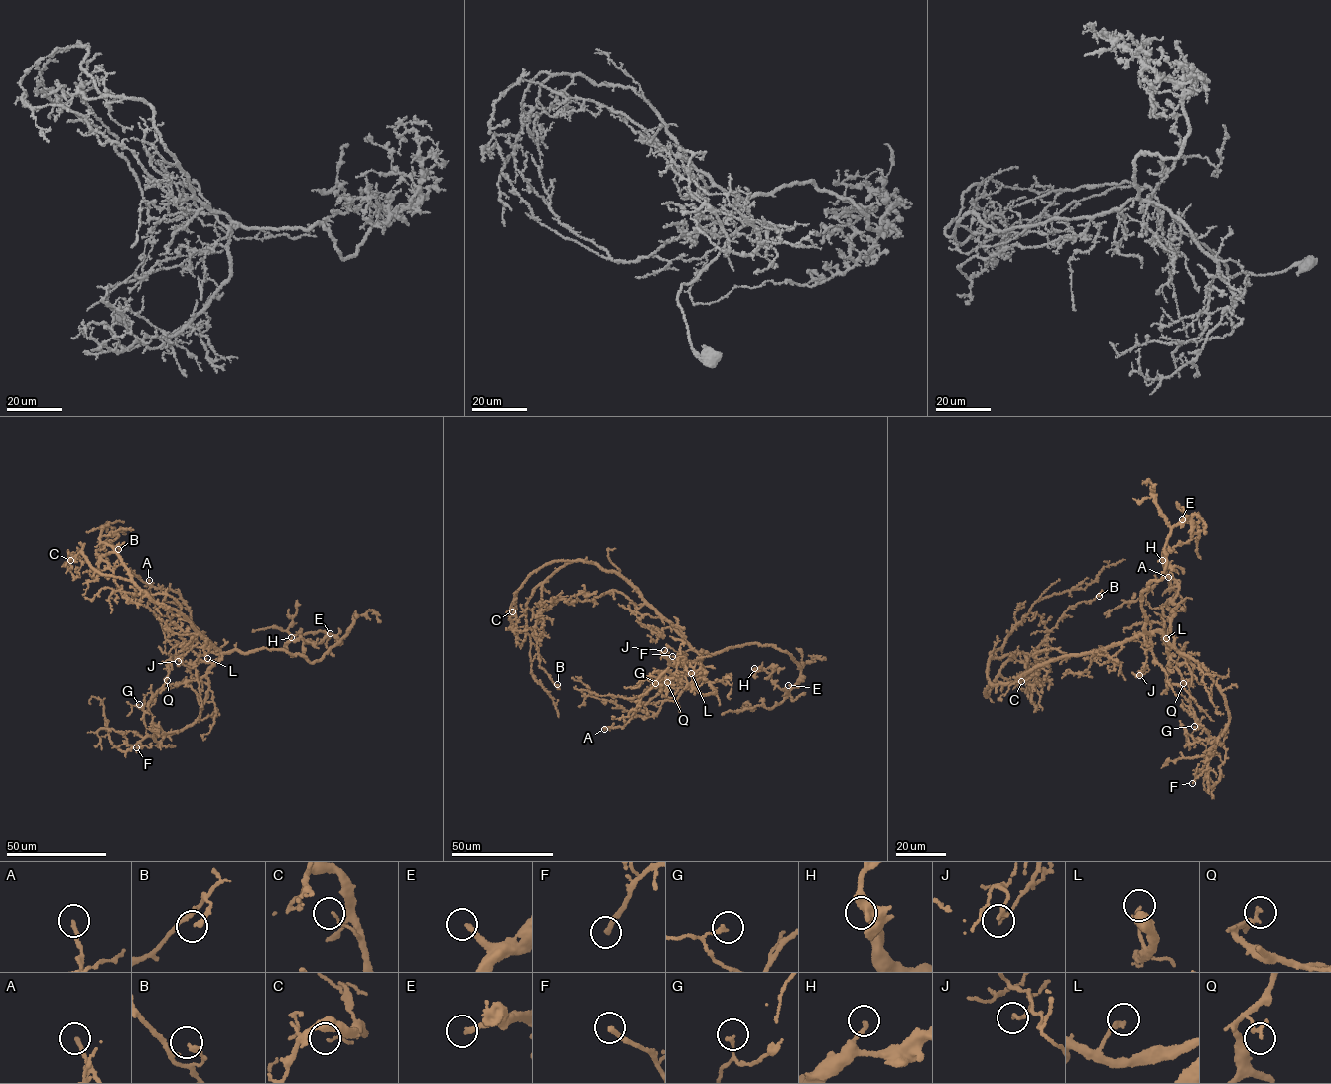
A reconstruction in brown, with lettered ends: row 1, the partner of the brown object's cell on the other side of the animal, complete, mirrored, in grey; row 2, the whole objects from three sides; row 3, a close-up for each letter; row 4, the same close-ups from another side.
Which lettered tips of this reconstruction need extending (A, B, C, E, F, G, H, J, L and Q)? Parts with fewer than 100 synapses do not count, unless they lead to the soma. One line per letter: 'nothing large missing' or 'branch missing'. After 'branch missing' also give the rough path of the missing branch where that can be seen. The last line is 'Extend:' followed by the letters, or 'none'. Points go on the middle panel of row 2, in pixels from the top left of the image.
A: nothing large missing
B: nothing large missing
C: nothing large missing
E: branch missing; missing branch runs (788, 685), (773, 677), (769, 662), (790, 650), (800, 654)
F: nothing large missing
G: nothing large missing
H: nothing large missing
J: nothing large missing
L: nothing large missing
Q: nothing large missing
Extend: E

